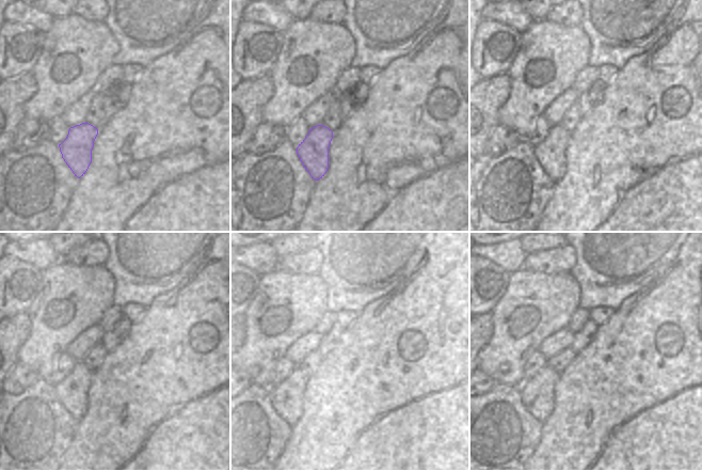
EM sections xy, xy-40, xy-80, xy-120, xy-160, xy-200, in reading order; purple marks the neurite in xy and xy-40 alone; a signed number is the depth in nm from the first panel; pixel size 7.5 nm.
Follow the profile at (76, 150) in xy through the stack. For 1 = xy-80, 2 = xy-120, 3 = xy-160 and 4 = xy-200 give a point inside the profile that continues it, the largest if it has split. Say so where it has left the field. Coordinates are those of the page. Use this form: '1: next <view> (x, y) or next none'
1: next xy-80 (551, 153)
2: next xy-120 (72, 392)
3: next xy-160 (290, 393)
4: next xy-200 (538, 392)

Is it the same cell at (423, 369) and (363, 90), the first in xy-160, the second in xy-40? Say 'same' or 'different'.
different

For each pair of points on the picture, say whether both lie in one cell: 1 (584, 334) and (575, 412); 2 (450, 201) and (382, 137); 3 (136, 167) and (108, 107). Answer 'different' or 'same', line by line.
1: different
2: same
3: different

